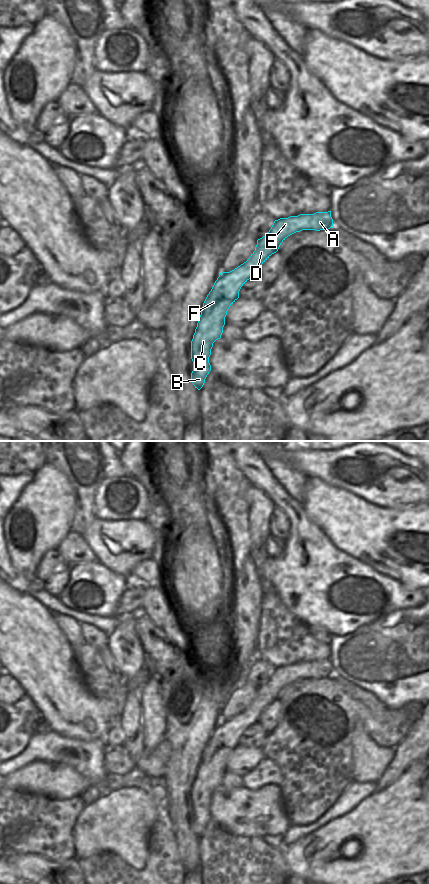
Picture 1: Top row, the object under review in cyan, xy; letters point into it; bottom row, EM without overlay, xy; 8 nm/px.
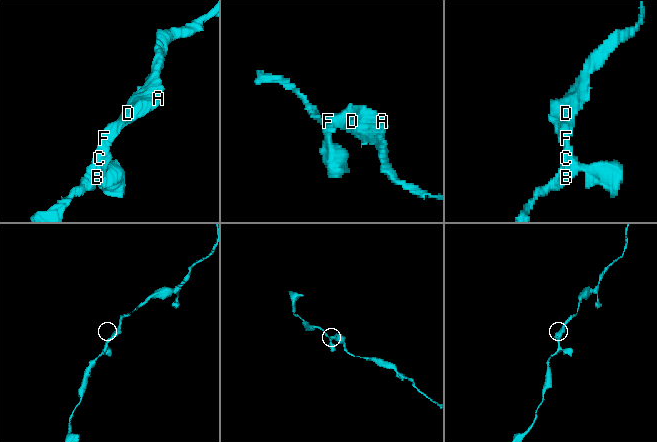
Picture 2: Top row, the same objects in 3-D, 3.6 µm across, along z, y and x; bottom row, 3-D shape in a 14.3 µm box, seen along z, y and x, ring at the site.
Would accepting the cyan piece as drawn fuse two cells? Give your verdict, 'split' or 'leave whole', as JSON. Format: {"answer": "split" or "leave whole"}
{"answer": "leave whole"}

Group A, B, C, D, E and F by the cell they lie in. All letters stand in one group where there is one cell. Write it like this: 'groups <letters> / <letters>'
groups A B C D E F

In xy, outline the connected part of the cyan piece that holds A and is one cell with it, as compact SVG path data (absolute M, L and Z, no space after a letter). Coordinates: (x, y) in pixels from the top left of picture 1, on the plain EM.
M331 659L300 662L275 668L271 677L257 688L249 707L230 720L221 720L207 743L191 789L193 819L191 829L200 838L211 819L209 805L213 791L221 786L229 755L239 746L241 735L259 722L261 713L290 683L302 678L328 678L333 676Z

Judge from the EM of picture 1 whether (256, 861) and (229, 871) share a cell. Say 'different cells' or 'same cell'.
same cell

